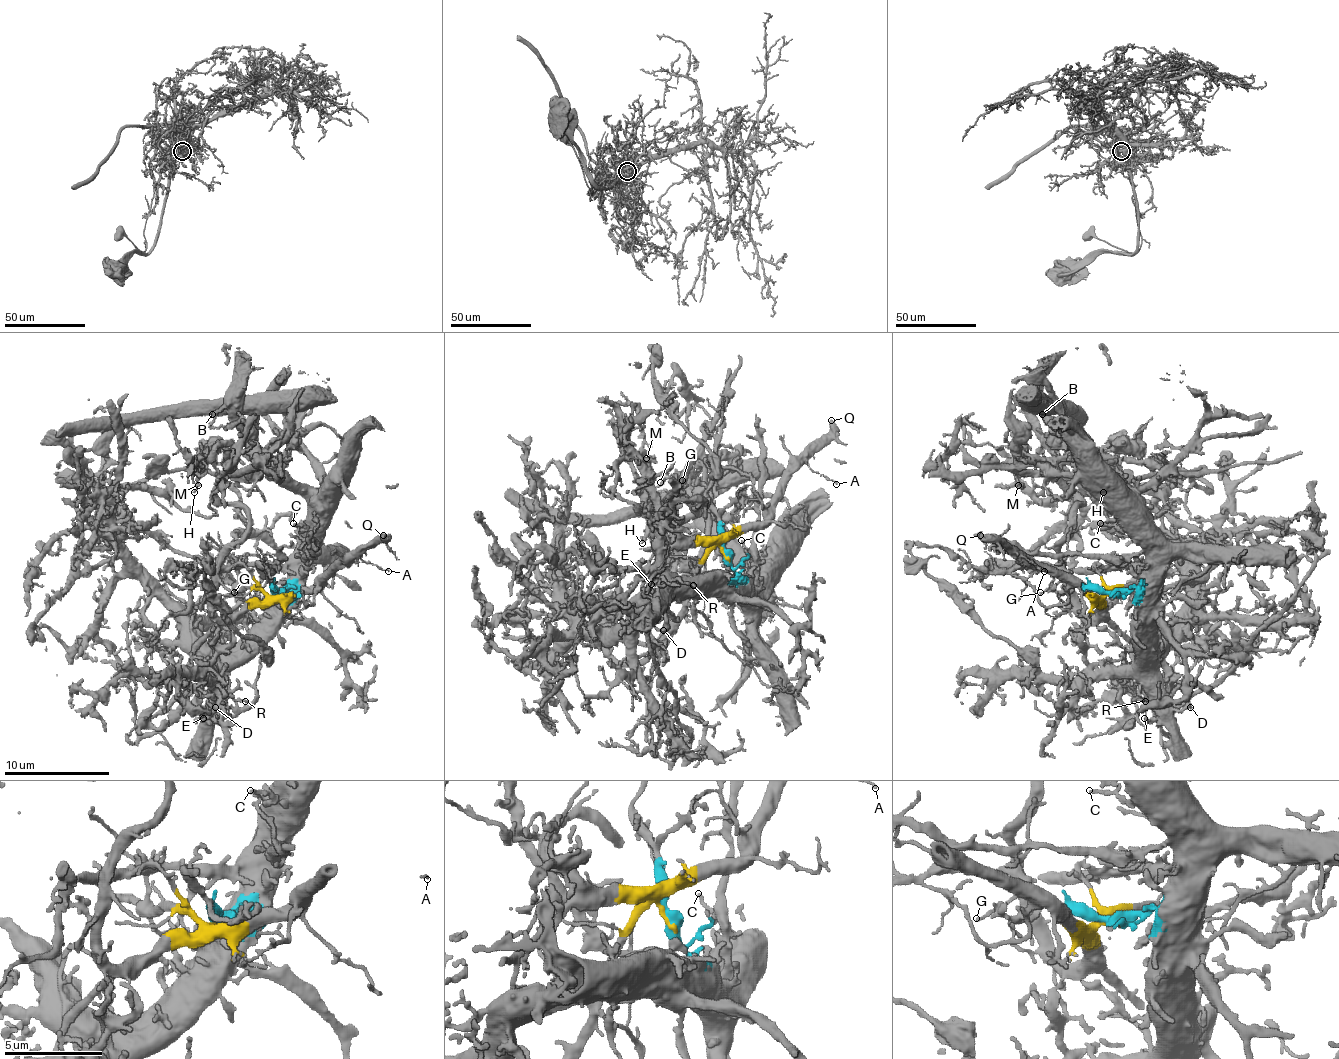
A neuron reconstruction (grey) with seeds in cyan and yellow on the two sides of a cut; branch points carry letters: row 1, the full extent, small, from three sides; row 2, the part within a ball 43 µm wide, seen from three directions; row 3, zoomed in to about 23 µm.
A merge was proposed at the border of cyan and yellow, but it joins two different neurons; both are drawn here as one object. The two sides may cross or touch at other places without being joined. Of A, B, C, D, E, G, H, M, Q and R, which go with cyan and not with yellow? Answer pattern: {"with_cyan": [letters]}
{"with_cyan": ["B", "C", "D", "E", "H", "M", "R"]}

